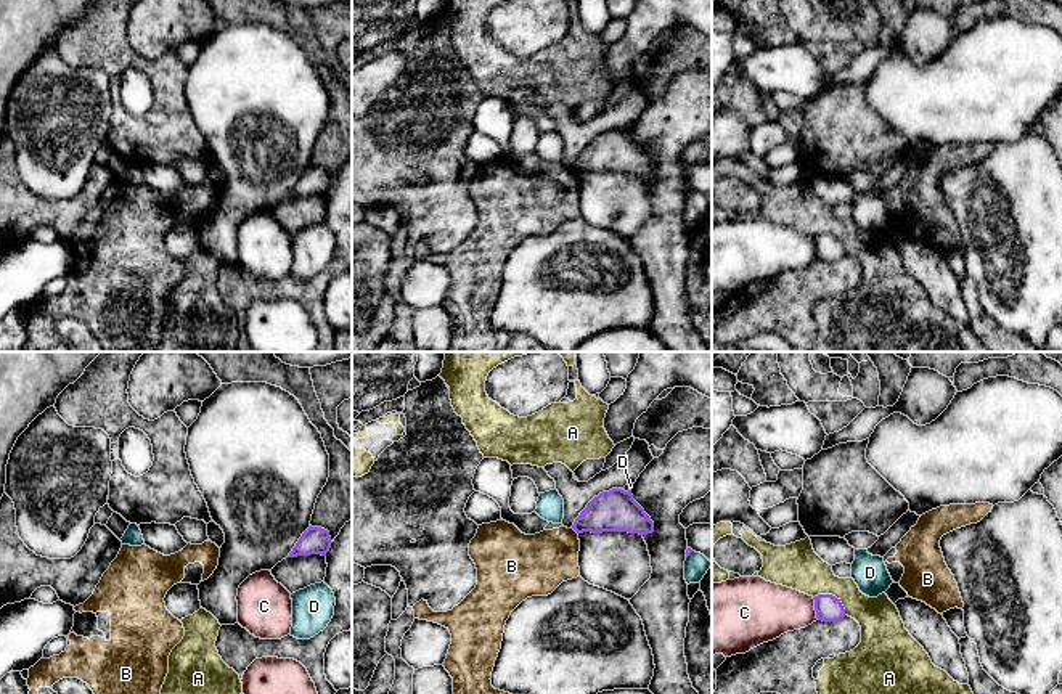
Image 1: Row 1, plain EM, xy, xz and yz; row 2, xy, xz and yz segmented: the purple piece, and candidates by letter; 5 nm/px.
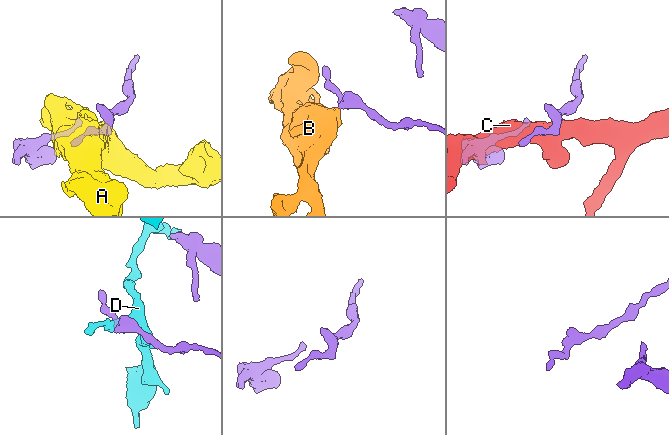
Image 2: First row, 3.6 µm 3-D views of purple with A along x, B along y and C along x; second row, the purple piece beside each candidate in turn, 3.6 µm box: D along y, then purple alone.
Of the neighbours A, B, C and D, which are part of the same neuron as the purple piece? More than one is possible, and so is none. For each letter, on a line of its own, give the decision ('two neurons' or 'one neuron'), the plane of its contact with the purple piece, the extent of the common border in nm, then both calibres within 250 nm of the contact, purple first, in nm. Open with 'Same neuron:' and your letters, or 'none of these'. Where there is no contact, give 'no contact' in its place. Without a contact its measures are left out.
Same neuron: none of these
A: two neurons | yz | 190 nm | 130/220 nm
B: two neurons | xz | 50 nm | 200/300 nm
C: two neurons | yz | 120 nm | 130/280 nm
D: two neurons | xz | 60 nm | 200/30 nm

